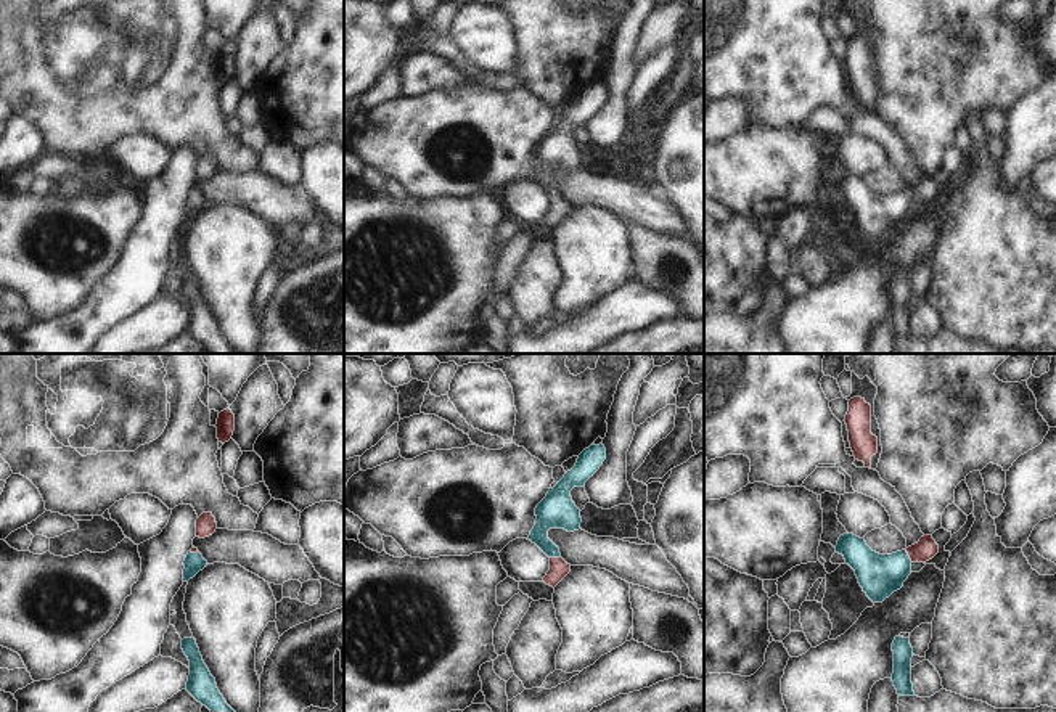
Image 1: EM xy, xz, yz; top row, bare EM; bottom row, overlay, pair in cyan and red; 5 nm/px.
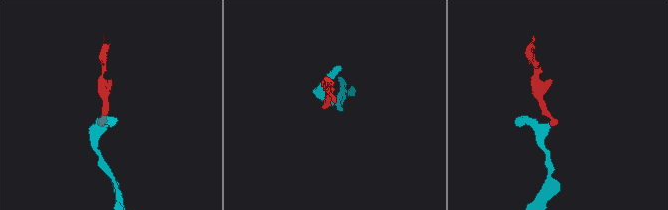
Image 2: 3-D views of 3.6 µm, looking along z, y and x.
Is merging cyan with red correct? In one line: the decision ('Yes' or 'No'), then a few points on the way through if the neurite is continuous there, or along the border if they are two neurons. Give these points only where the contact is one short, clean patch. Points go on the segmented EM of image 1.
Yes. Path across: yz (880, 576), (894, 569), (908, 556), (926, 548)

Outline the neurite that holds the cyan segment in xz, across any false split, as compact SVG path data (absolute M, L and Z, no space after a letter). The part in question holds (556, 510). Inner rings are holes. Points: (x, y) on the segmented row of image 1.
M593 444L585 448L579 455L575 466L548 490L546 497L535 508L537 519L529 540L550 558L550 571L543 582L553 588L571 572L571 564L561 558L559 548L548 538L548 530L564 529L574 532L580 529L580 509L572 501L571 490L583 487L604 460L606 448L603 444Z

